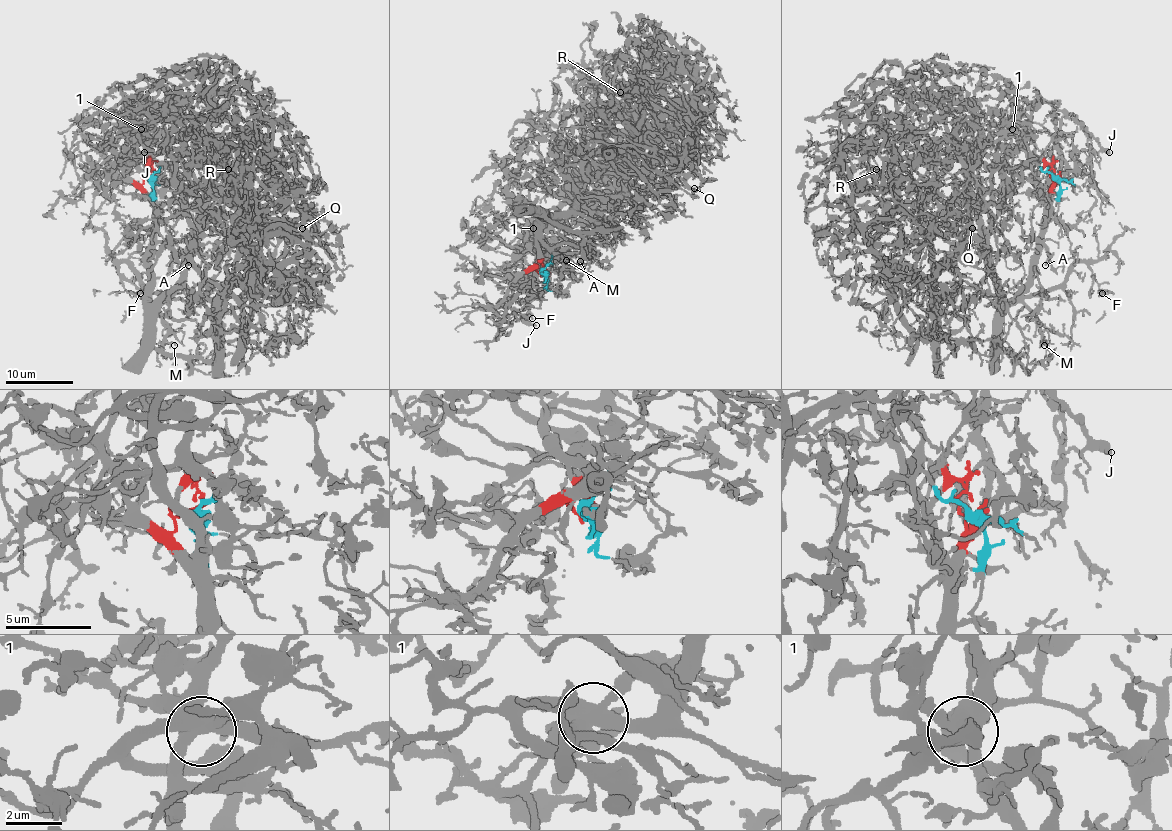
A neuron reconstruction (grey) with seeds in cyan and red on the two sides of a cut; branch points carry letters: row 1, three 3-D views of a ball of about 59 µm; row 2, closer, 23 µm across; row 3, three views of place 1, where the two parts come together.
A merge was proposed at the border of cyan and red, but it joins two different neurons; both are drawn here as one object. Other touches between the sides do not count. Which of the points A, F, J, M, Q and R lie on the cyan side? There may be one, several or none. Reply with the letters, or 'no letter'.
J, Q, R

